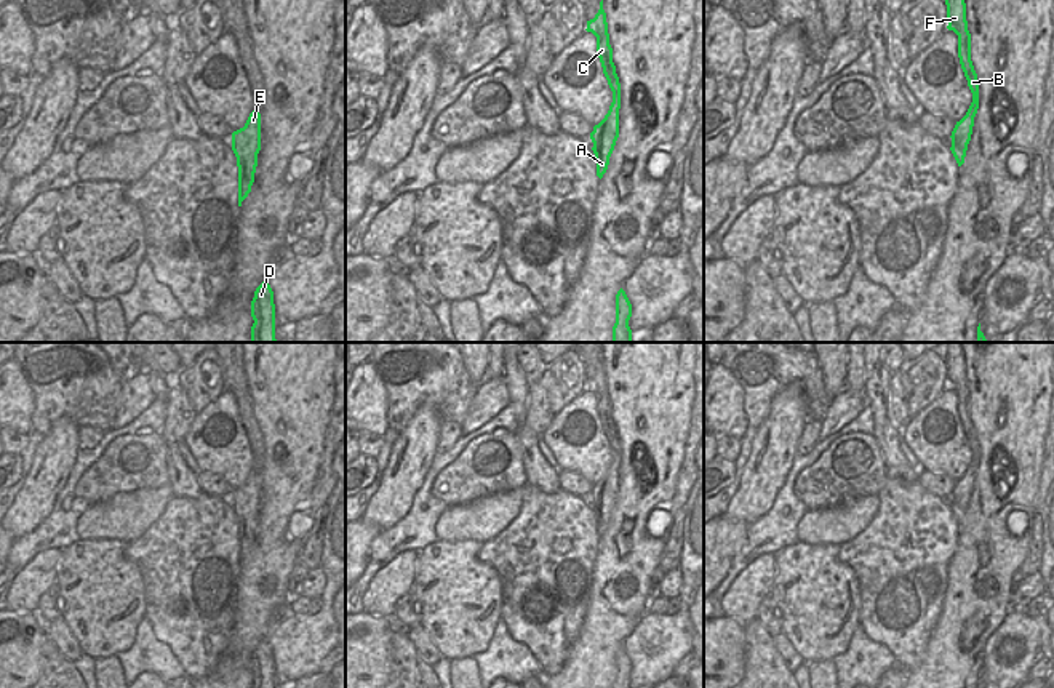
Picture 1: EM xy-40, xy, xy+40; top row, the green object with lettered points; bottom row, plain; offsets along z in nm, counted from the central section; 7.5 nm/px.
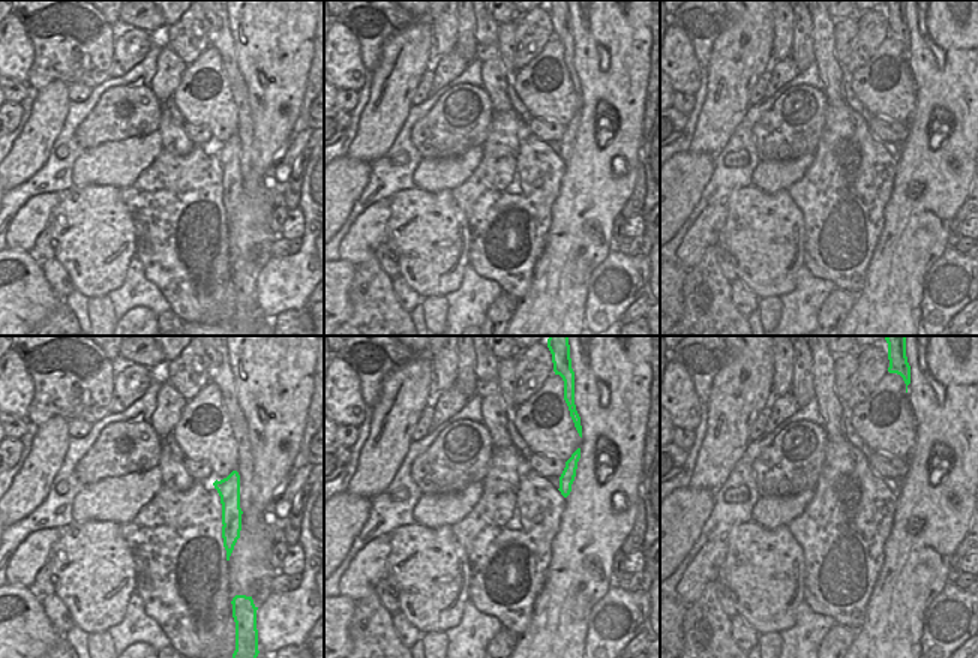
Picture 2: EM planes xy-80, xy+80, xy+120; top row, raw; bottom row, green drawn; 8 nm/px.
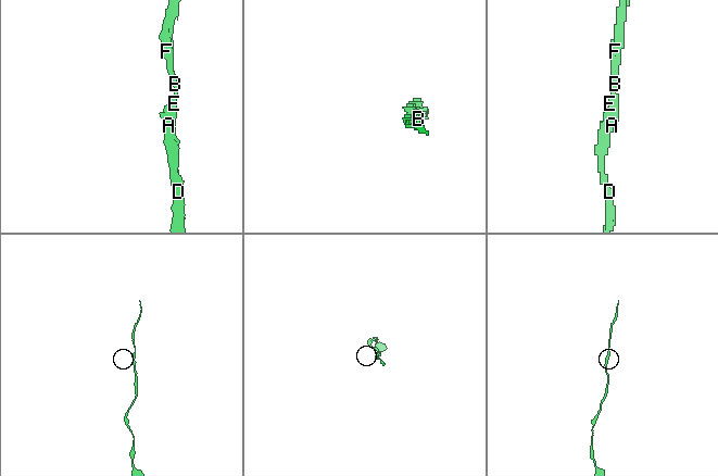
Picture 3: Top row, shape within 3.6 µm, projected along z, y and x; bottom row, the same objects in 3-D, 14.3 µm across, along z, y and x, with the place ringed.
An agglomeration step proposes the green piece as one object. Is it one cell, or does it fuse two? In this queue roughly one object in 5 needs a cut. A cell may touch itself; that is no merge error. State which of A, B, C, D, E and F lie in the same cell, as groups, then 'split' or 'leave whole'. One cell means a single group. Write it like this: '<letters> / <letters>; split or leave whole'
A B C D E F; leave whole

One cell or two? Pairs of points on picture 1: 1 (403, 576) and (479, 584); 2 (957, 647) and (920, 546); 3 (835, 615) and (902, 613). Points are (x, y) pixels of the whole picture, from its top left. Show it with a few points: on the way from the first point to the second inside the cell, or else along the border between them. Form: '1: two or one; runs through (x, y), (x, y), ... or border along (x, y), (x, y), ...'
1: two; border along (419, 552), (415, 584), (411, 588)
2: two; border along (947, 567), (942, 612), (928, 639)
3: two; border along (854, 578), (858, 584), (859, 624)

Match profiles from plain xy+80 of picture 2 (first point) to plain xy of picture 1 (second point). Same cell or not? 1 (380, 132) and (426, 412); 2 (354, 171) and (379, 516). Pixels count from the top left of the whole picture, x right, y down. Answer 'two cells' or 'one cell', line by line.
1: one cell
2: two cells

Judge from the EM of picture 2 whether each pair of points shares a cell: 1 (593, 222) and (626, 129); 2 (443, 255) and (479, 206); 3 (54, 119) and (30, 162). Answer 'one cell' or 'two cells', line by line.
1: one cell
2: two cells
3: one cell

